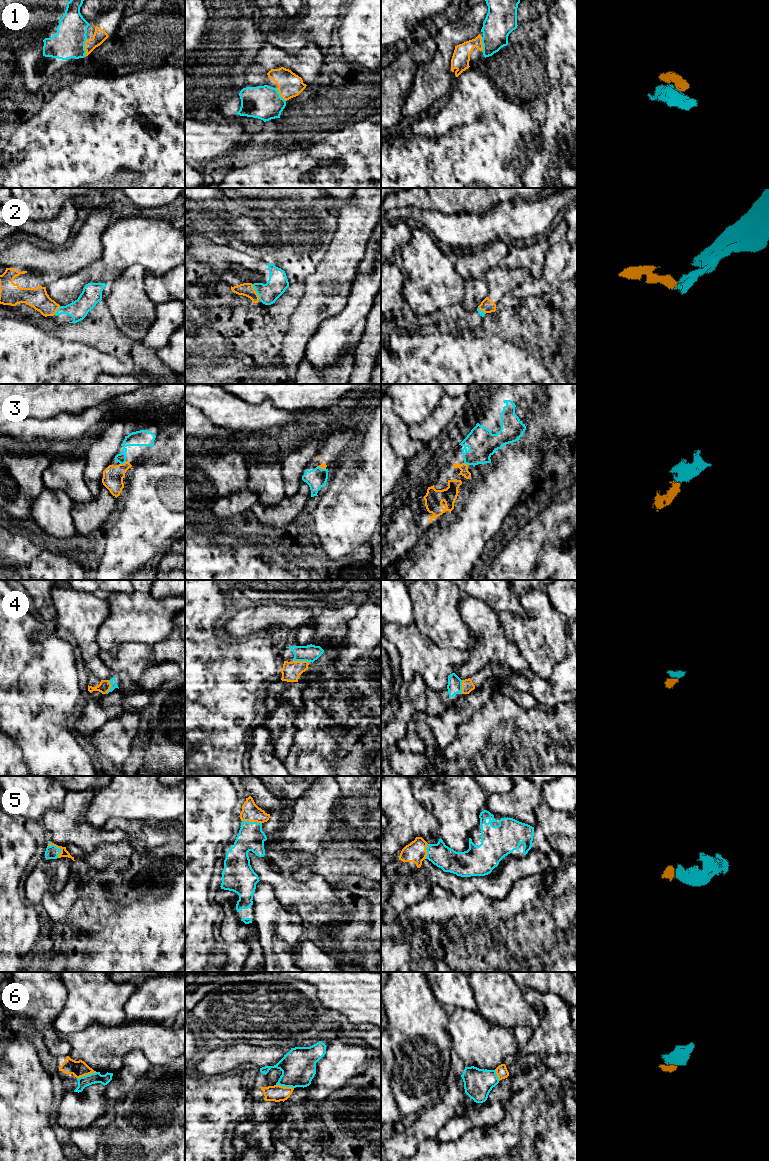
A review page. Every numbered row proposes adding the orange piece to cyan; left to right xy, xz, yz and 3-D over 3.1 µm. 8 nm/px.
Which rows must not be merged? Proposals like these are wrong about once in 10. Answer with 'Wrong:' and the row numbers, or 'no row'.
Wrong: no row

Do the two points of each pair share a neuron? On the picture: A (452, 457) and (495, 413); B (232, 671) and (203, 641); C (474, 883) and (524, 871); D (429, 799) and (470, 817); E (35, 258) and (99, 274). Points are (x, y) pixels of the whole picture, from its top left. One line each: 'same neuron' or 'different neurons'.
A: same neuron
B: same neuron
C: same neuron
D: same neuron
E: different neurons

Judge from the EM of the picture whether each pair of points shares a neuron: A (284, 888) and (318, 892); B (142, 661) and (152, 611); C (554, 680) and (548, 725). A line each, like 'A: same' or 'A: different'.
A: same
B: different
C: different

